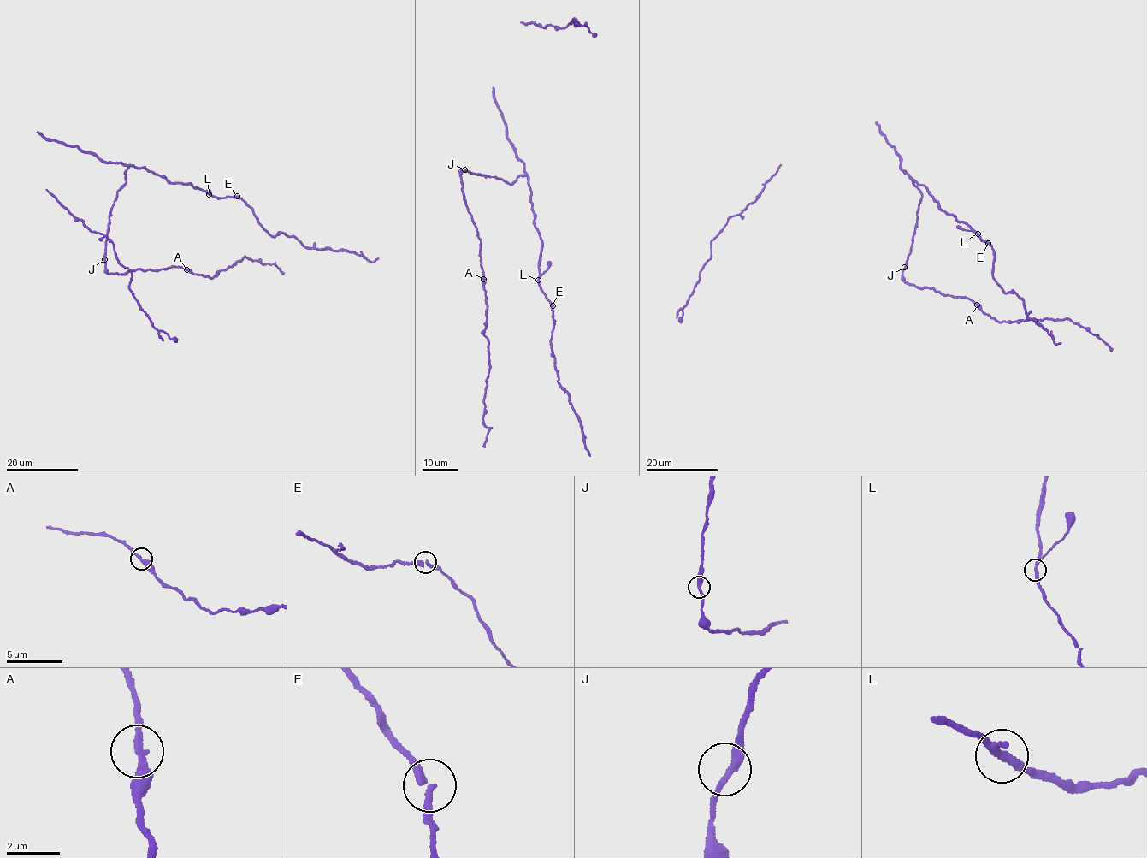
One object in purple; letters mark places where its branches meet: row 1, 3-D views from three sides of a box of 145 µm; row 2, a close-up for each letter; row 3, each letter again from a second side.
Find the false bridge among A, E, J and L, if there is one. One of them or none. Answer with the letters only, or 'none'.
none

